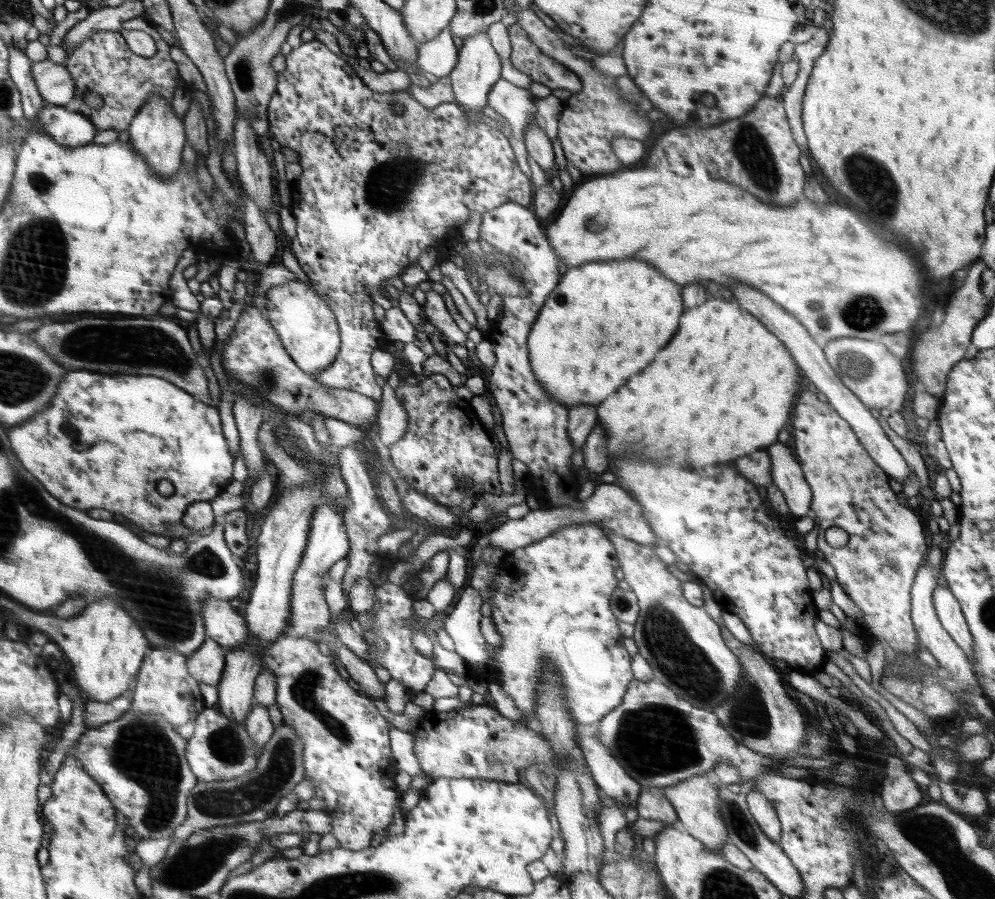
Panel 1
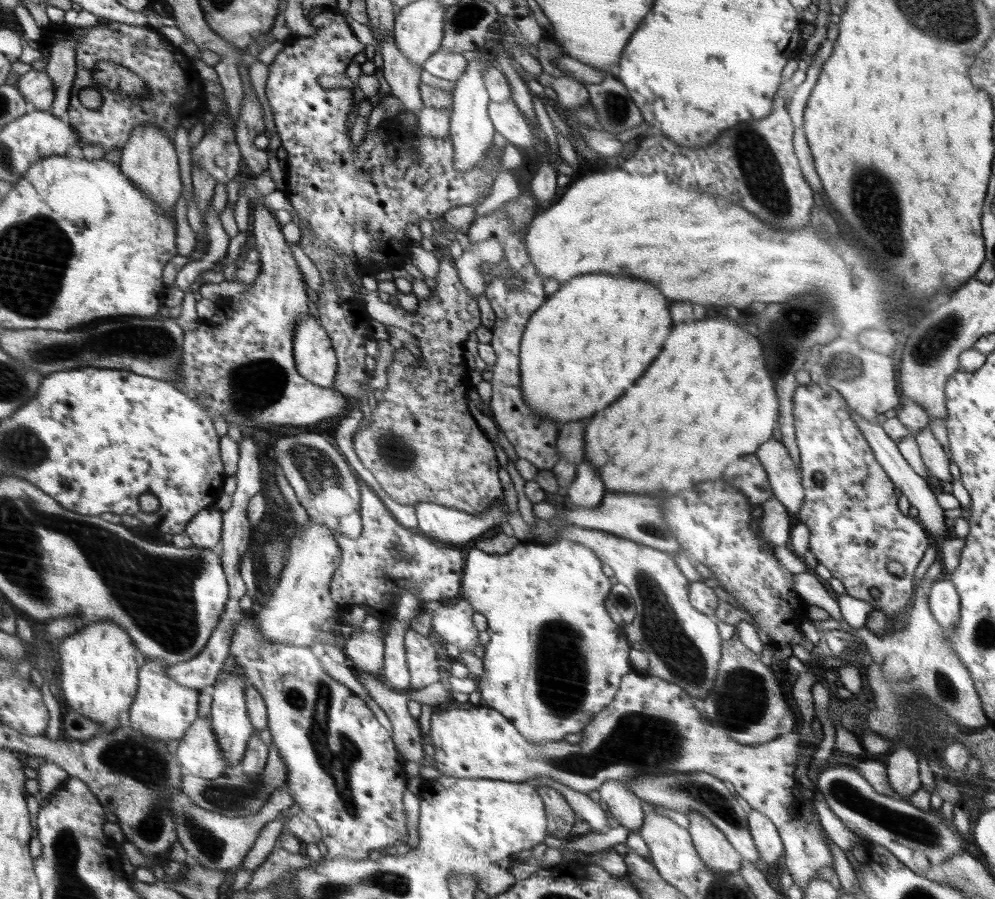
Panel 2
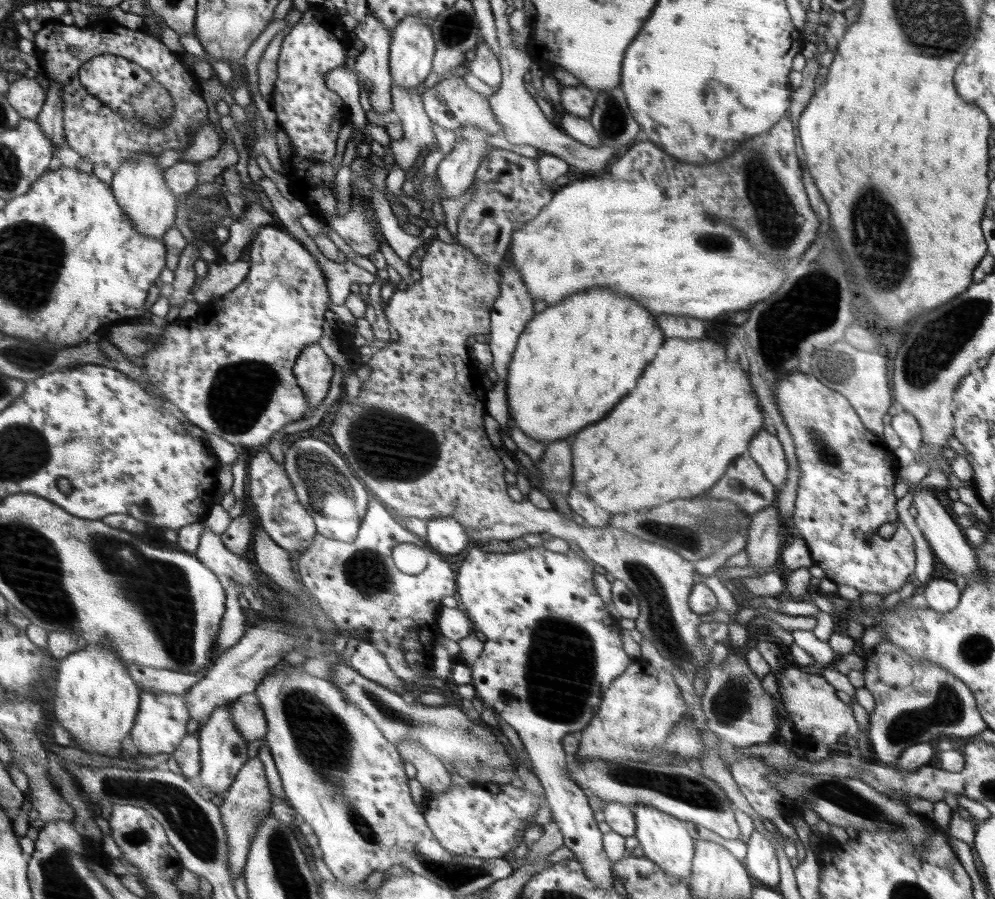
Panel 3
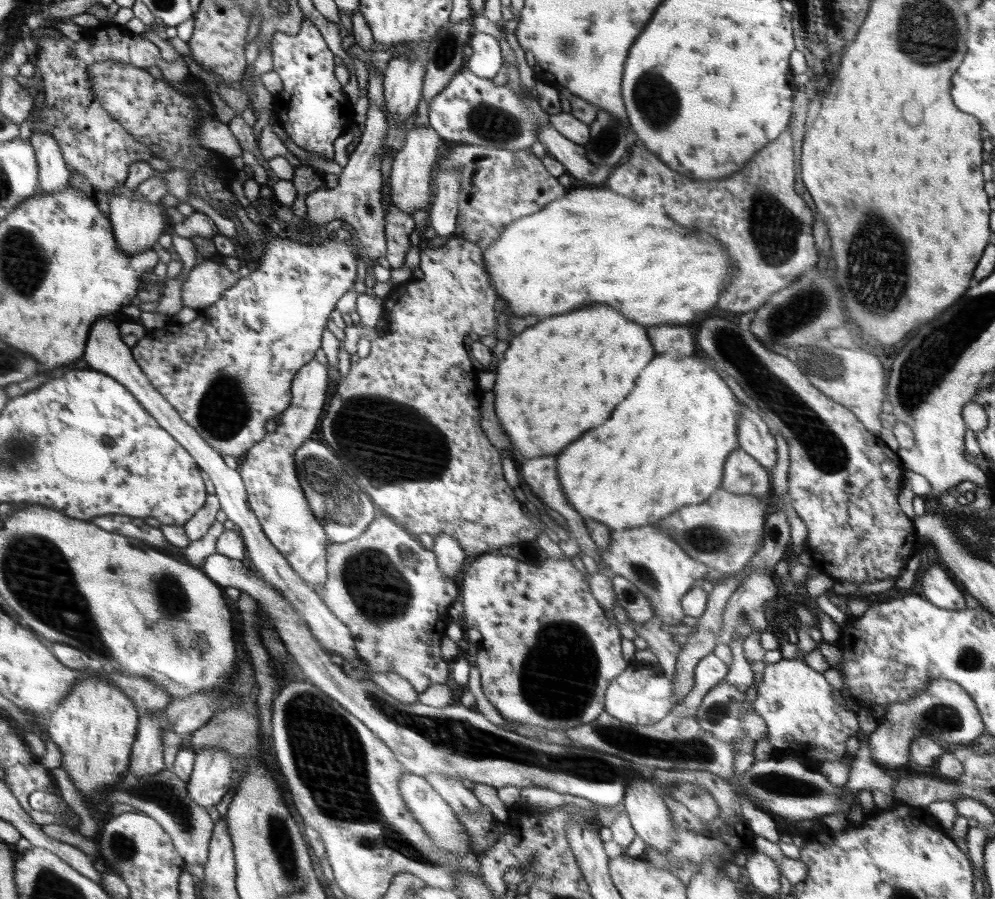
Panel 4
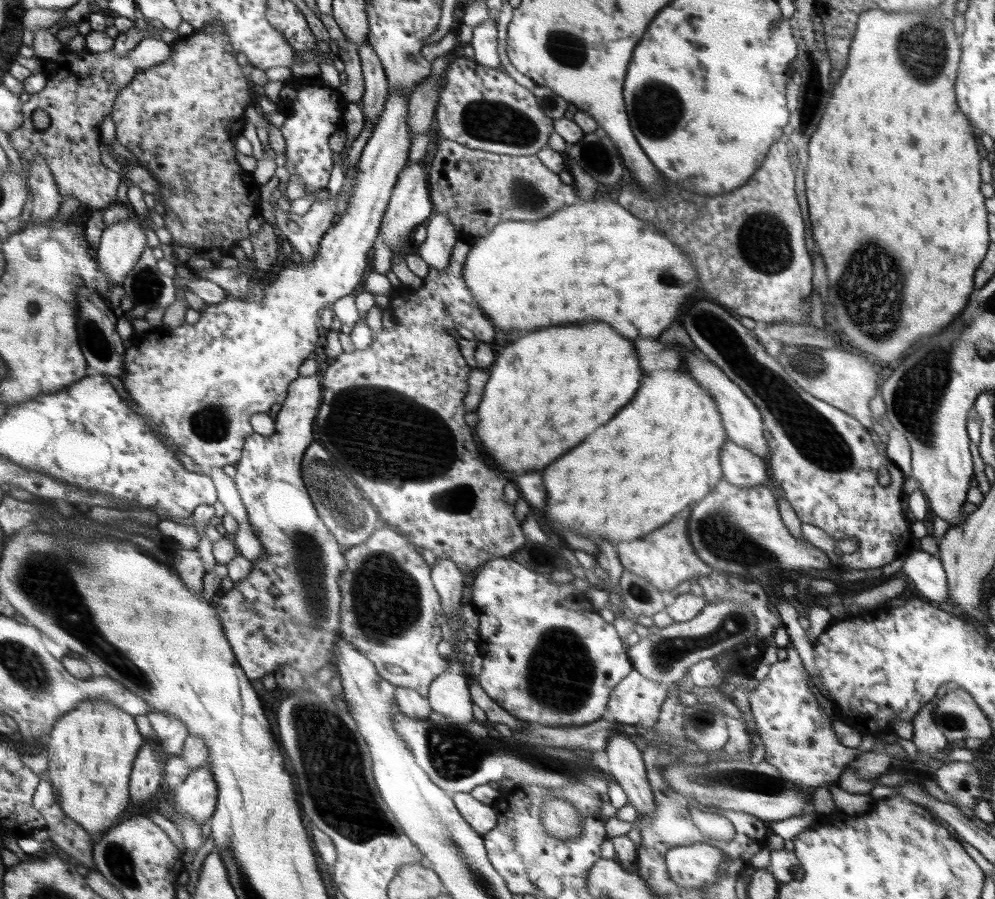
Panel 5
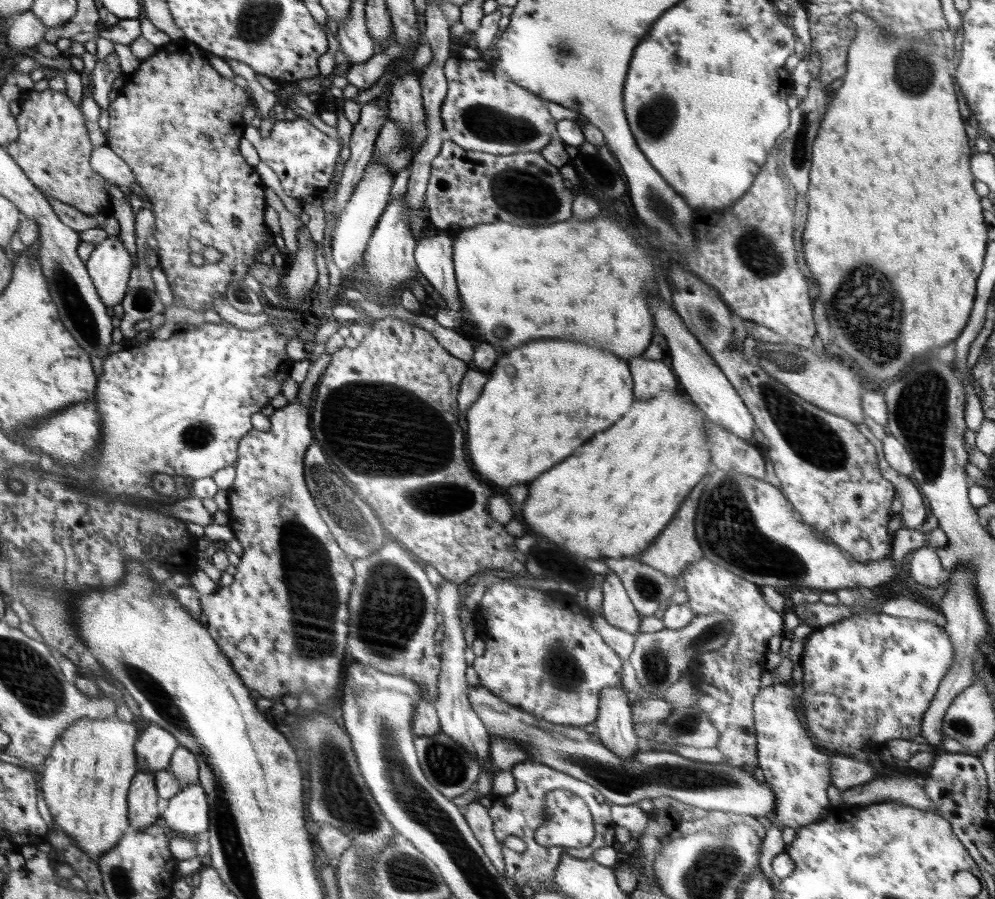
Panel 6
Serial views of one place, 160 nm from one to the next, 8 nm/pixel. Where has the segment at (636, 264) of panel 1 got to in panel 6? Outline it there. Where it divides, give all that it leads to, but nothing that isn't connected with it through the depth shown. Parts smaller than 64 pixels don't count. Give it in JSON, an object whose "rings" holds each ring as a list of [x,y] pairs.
{"rings":[[[568,340],[530,342],[522,346],[520,352],[512,350],[496,362],[494,372],[486,382],[480,398],[468,408],[468,452],[472,454],[472,462],[476,462],[476,470],[480,470],[480,478],[488,478],[488,482],[498,488],[524,484],[568,458],[596,432],[610,428],[630,410],[632,400],[634,396],[630,368],[614,354]]]}

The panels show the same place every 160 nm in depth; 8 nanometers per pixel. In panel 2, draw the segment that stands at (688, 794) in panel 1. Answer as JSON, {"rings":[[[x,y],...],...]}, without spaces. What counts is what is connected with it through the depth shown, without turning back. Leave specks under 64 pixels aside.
{"rings":[[[693,810],[686,816],[690,821],[688,832],[702,862],[714,872],[739,872],[743,864],[740,853],[719,827]]]}

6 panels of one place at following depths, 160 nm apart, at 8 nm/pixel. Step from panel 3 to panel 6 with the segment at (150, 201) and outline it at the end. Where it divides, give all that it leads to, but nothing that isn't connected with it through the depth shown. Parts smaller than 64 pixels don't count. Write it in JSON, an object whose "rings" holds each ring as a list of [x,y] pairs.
{"rings":[[[119,235],[109,236],[95,245],[87,260],[92,282],[104,303],[112,308],[127,296],[126,284],[131,276],[132,256],[122,246]]]}

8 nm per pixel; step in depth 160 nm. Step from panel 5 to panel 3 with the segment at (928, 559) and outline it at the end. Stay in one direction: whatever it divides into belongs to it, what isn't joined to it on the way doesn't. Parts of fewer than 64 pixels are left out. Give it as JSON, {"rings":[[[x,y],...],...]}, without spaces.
{"rings":[[[944,578],[930,580],[922,587],[927,606],[940,614],[948,614],[958,603],[962,595],[954,581]]]}

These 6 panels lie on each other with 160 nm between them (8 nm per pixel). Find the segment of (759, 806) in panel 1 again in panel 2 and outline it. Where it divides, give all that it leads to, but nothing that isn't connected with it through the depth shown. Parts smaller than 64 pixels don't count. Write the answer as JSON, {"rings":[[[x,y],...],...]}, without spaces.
{"rings":[[[751,808],[748,815],[750,835],[759,854],[759,866],[772,866],[783,857],[783,840],[776,825],[759,810]]]}

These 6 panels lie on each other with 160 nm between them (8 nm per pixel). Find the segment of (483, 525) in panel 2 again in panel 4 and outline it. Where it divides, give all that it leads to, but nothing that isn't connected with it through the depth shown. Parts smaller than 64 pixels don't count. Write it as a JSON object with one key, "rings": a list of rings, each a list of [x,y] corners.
{"rings":[[[447,534],[434,536],[432,551],[439,558],[441,570],[444,574],[448,574],[450,579],[454,579],[456,574],[463,571],[464,560],[466,560],[467,555],[453,536]]]}

